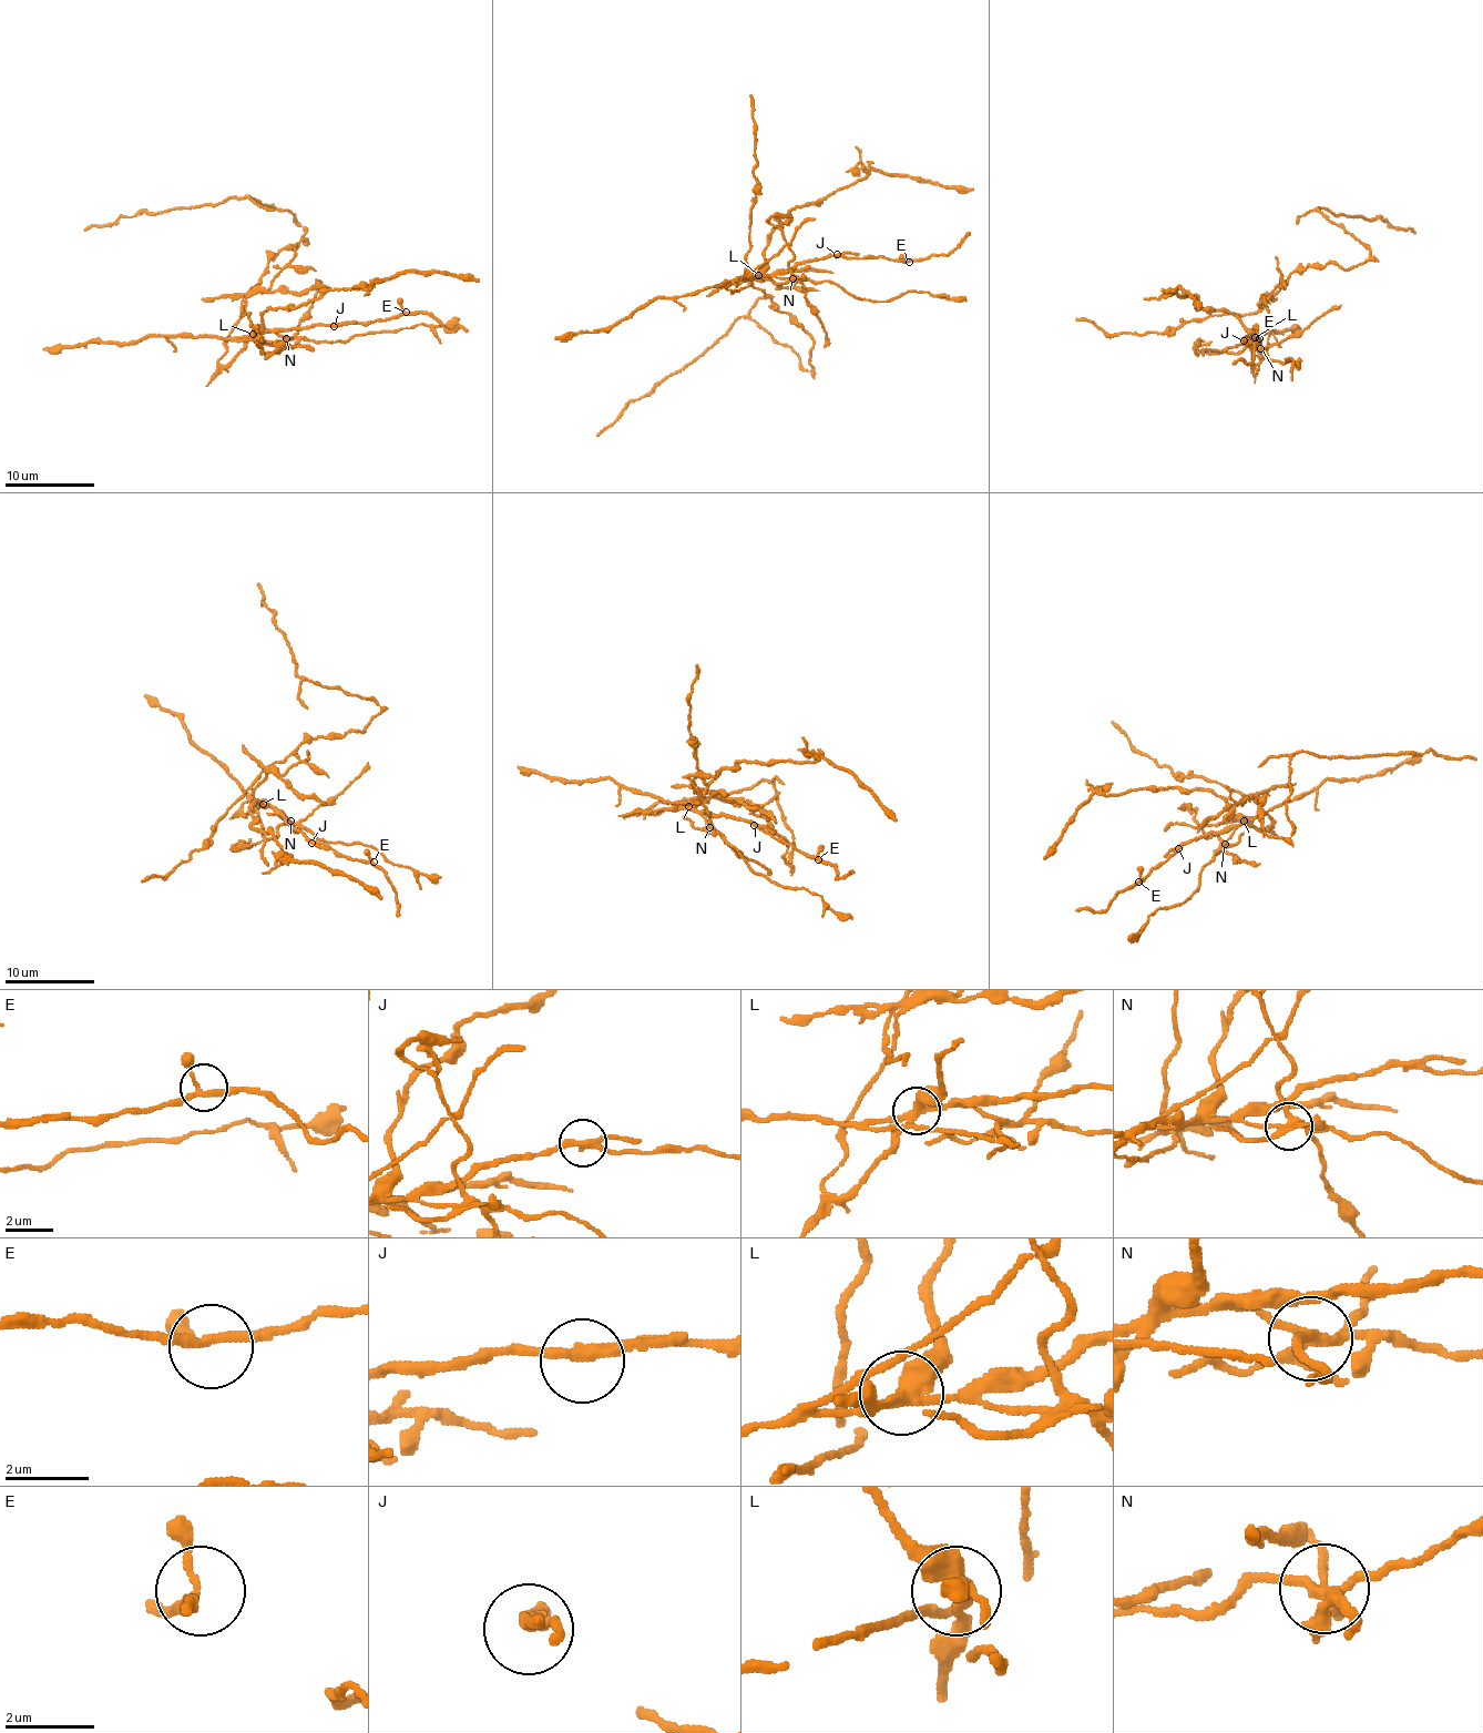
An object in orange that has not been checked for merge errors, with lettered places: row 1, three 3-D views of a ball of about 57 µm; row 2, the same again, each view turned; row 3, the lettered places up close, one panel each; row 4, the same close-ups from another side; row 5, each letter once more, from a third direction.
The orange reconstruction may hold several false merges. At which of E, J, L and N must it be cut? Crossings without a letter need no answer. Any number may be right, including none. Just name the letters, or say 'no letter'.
L, N

